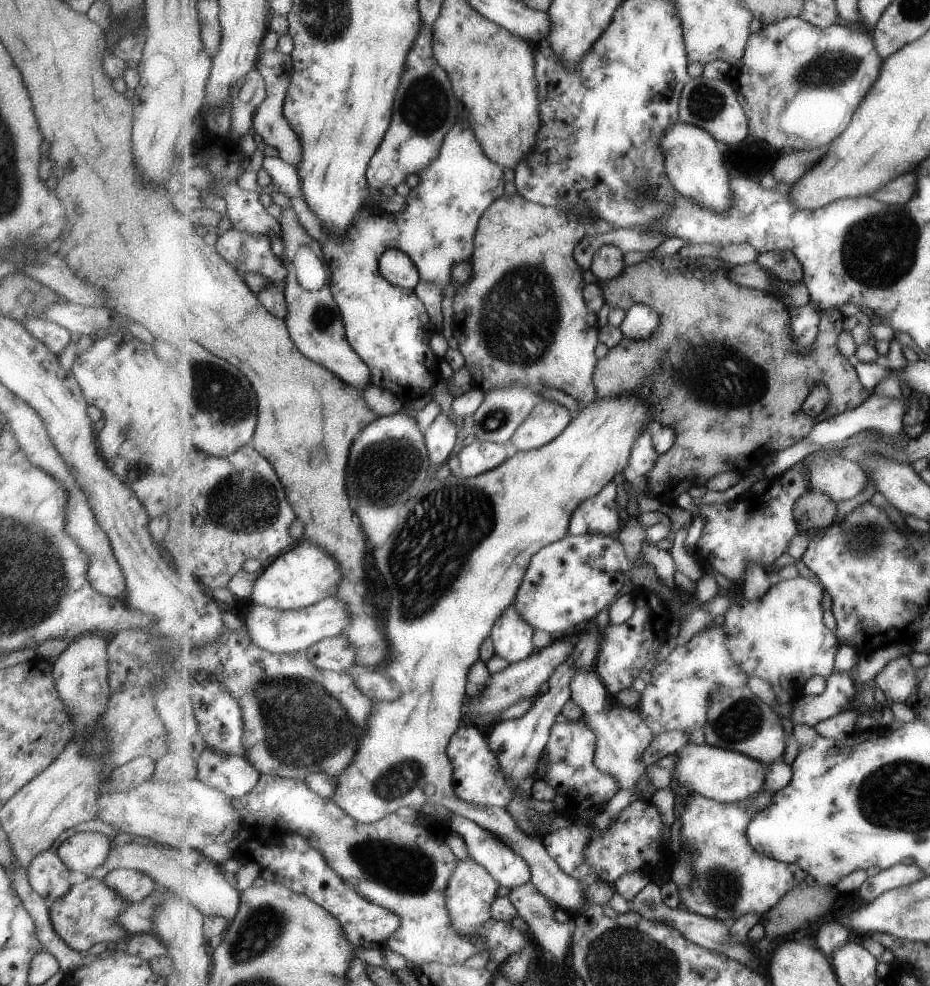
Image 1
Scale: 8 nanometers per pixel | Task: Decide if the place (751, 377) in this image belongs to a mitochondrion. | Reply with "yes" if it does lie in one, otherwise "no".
yes

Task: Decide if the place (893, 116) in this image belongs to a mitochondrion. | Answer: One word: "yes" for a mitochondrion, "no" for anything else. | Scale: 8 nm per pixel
no

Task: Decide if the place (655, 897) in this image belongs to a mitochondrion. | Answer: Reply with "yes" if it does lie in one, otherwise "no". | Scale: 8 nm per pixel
no

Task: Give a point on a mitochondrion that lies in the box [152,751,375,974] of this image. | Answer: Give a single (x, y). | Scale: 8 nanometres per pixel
(262, 929)

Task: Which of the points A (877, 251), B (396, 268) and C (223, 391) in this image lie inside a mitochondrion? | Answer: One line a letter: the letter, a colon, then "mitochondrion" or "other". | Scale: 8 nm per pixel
A: mitochondrion
B: other
C: mitochondrion

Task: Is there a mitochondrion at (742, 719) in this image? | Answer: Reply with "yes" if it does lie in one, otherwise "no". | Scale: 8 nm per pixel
yes

